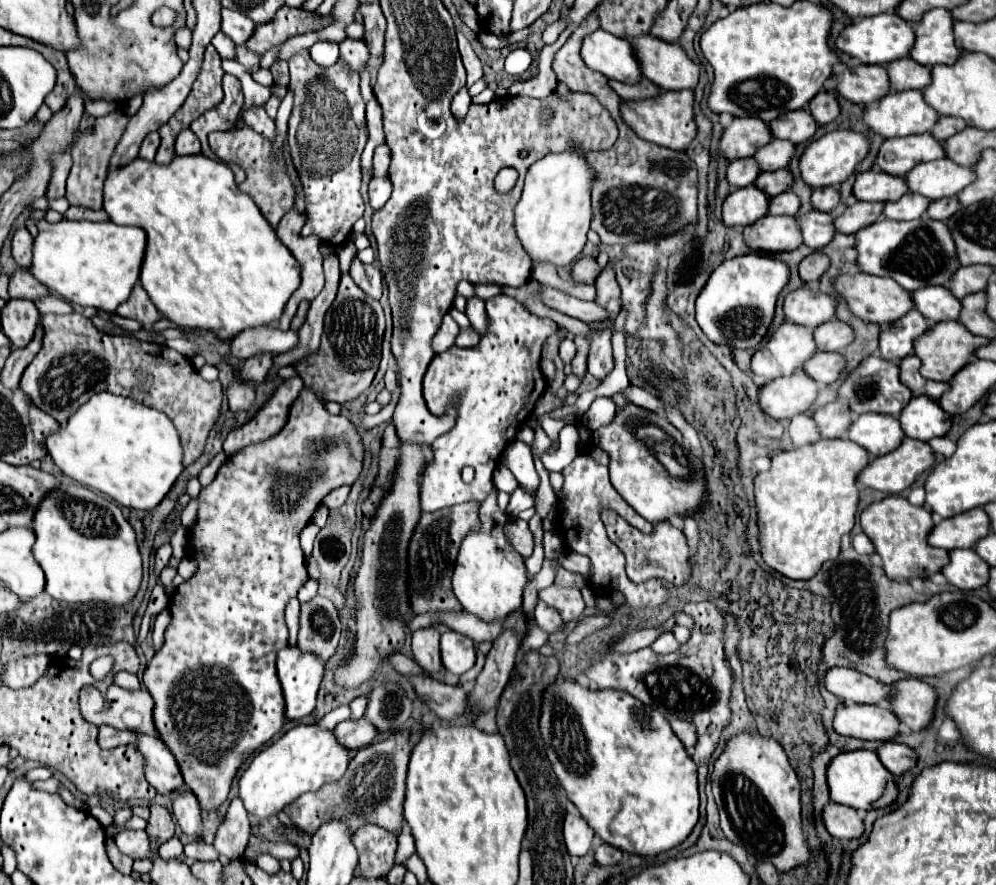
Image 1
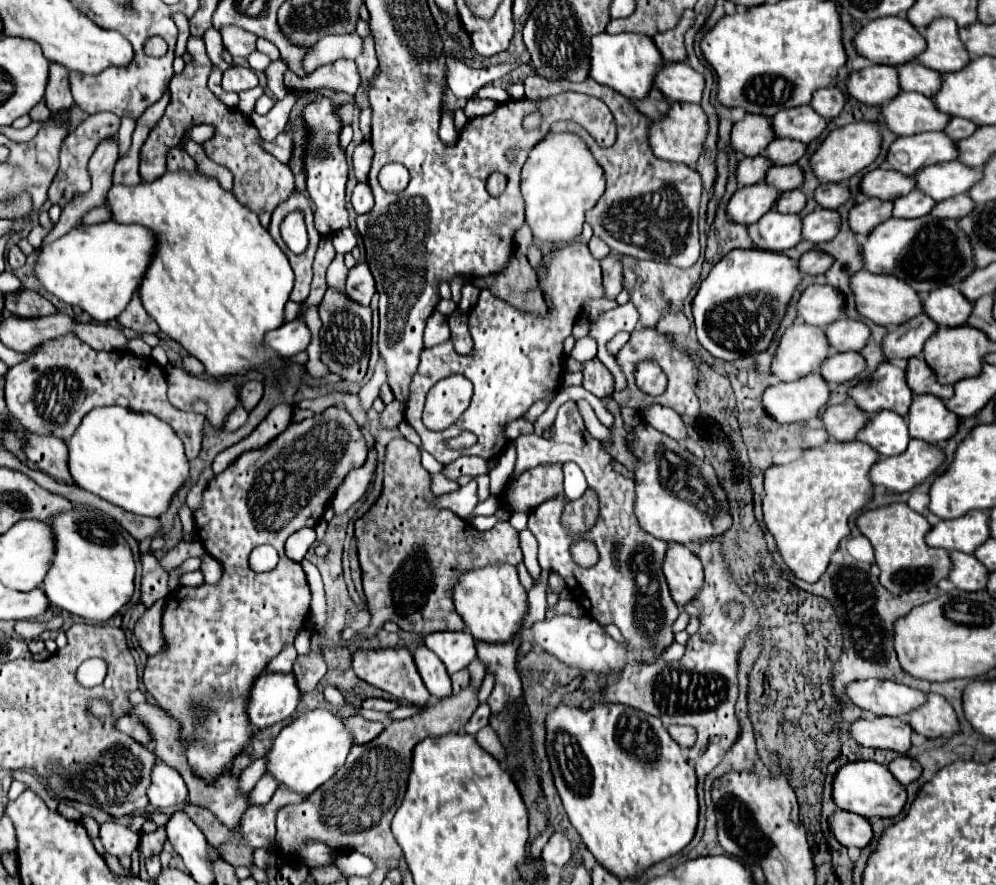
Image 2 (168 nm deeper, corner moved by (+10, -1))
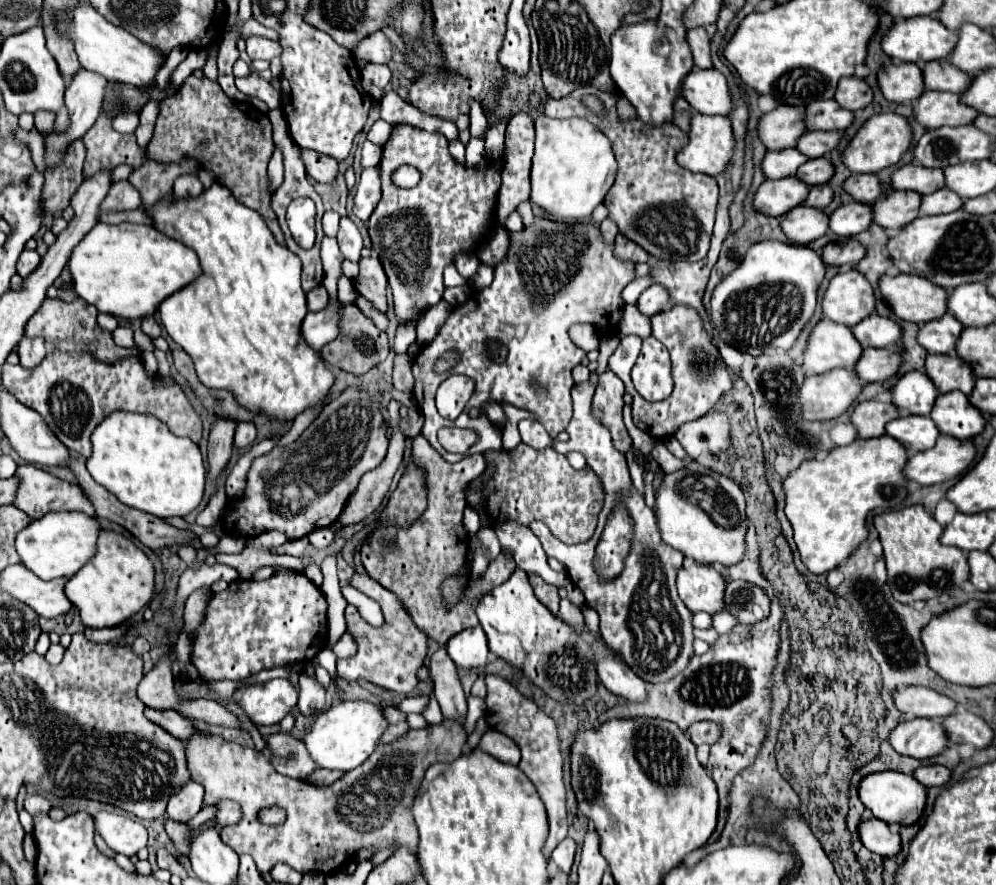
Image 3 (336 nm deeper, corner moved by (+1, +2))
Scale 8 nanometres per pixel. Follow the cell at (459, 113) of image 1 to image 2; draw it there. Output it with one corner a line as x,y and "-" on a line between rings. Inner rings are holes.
443,109
443,115
441,115
441,127
439,127
439,139
445,143
445,145
455,145
457,141
457,131
455,131
455,125
453,125
453,115
449,109

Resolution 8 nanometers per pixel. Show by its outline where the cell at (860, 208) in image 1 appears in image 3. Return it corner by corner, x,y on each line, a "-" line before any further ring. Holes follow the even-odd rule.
894,190
886,198
872,204
872,220
874,224
890,230
904,228
908,222
912,222
918,216
920,208
920,194
910,190

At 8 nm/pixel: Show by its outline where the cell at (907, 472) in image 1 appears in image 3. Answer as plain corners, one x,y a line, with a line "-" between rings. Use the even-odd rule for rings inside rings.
938,436
938,442
924,452
918,452
908,458
904,466
904,476
910,482
922,486
938,484
962,474
972,462
976,448
972,440
958,440
952,436

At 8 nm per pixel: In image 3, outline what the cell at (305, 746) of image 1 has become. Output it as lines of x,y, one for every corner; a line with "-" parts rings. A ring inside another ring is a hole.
362,700
340,702
338,706
332,706
314,716
312,724
306,728
302,742
318,768
348,772
360,766
372,754
384,730
386,730
386,720
378,706

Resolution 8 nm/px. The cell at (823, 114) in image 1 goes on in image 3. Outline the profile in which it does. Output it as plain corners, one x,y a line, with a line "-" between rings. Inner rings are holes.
842,78
838,82
838,88
836,88
836,96
834,100
846,108
846,110
860,110
860,108
866,108
870,102
872,102
872,88
860,80
860,78

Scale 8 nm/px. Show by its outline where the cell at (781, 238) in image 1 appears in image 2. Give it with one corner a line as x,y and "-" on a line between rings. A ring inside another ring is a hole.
771,209
757,223
749,225
749,235
753,237
755,247
767,247
769,251
787,251
803,241
801,225
803,221
799,215
785,215

